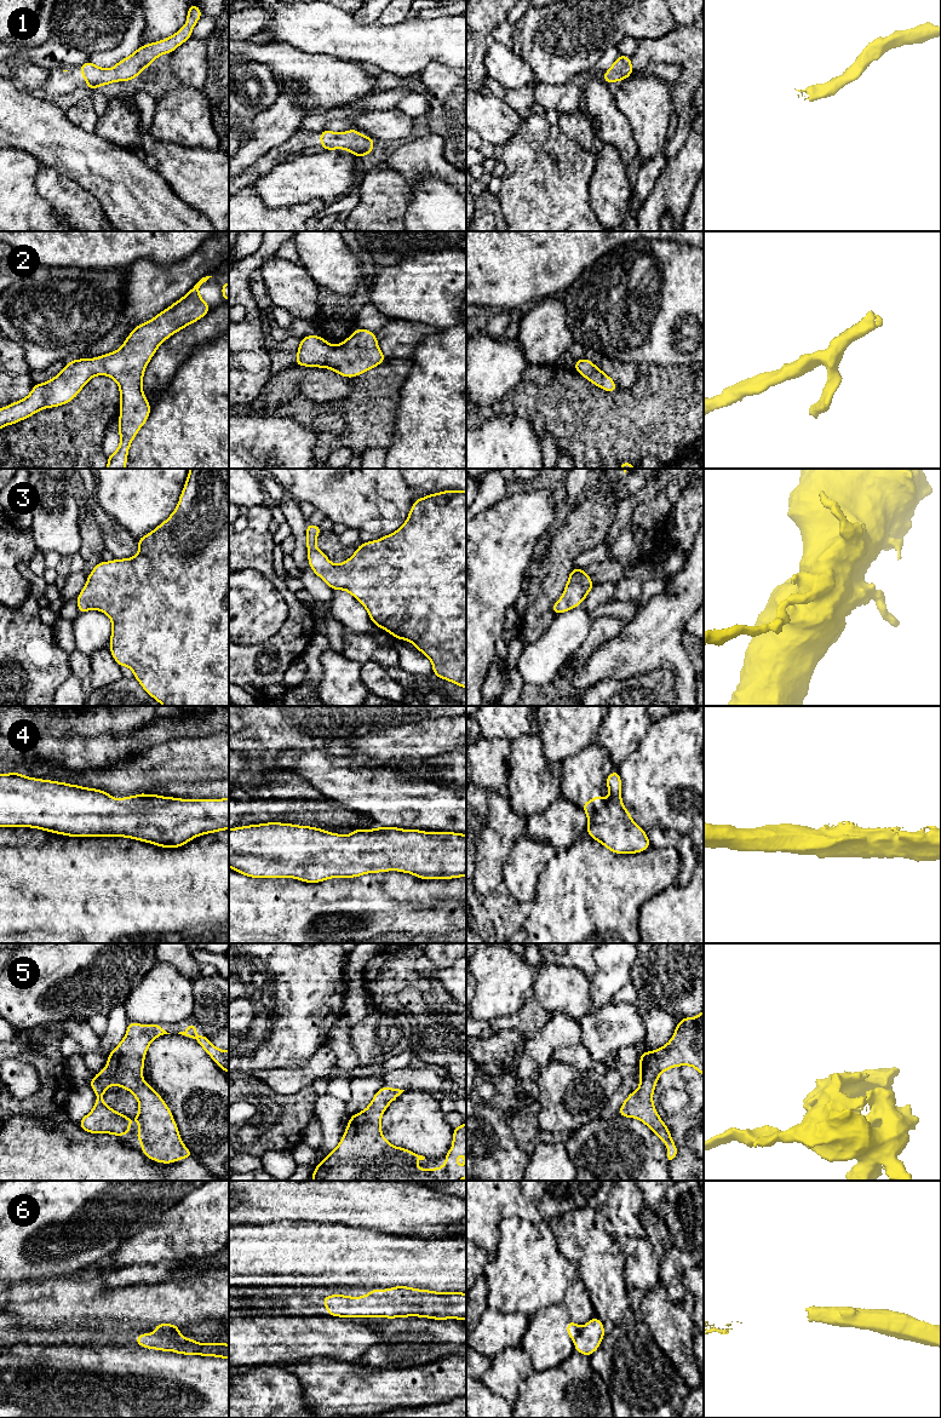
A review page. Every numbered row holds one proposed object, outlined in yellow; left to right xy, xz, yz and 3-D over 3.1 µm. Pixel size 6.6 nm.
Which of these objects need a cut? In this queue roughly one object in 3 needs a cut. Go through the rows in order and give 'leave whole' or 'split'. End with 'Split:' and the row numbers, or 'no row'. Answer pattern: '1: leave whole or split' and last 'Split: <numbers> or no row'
1: leave whole
2: leave whole
3: leave whole
4: split
5: leave whole
6: split
Split: 4, 6

